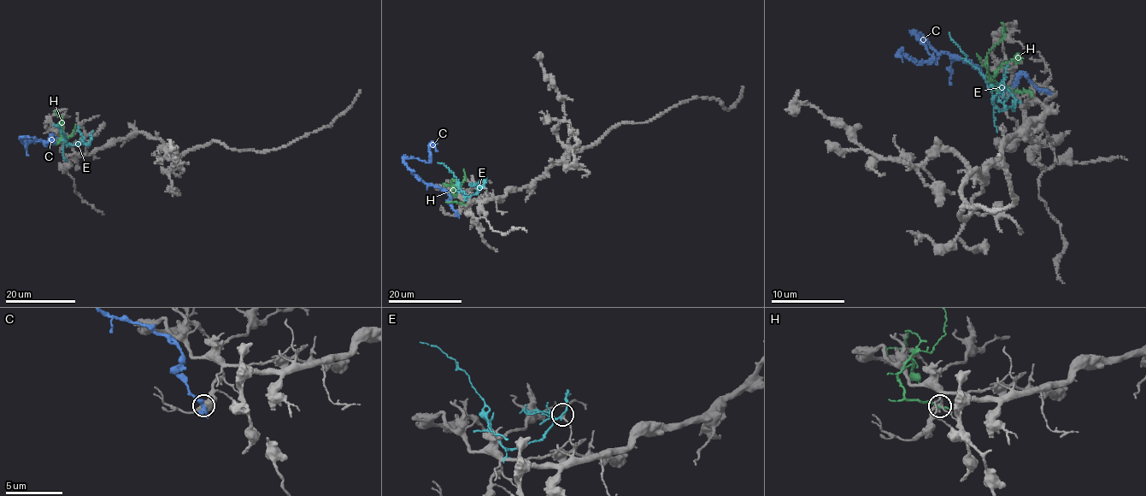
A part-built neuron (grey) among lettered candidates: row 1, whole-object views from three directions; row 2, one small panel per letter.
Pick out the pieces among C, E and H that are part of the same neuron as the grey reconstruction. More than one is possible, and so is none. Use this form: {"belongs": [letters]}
{"belongs": []}

